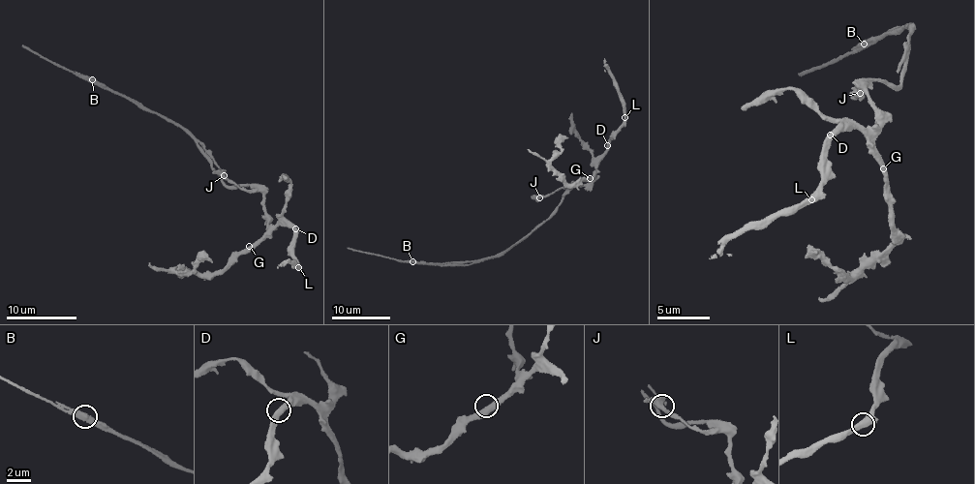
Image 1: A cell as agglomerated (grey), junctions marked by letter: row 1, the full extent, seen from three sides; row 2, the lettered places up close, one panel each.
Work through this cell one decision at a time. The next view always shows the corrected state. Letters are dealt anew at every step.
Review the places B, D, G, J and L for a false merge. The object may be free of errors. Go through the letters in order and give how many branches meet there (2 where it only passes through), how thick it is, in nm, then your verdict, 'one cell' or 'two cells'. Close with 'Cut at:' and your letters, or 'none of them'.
B: branches 2; calibre 440 nm; two cells
D: branches 2; calibre 440 nm; one cell
G: branches 2; calibre 440 nm; one cell
J: branches 2; calibre 480 nm; one cell
L: branches 2; calibre 420 nm; one cell
Cut at: B

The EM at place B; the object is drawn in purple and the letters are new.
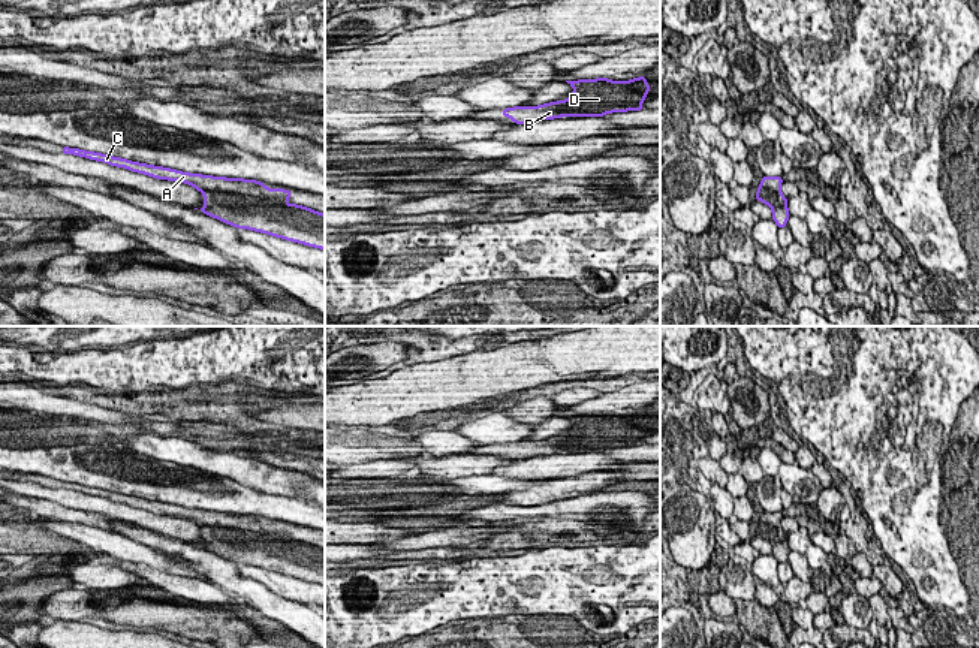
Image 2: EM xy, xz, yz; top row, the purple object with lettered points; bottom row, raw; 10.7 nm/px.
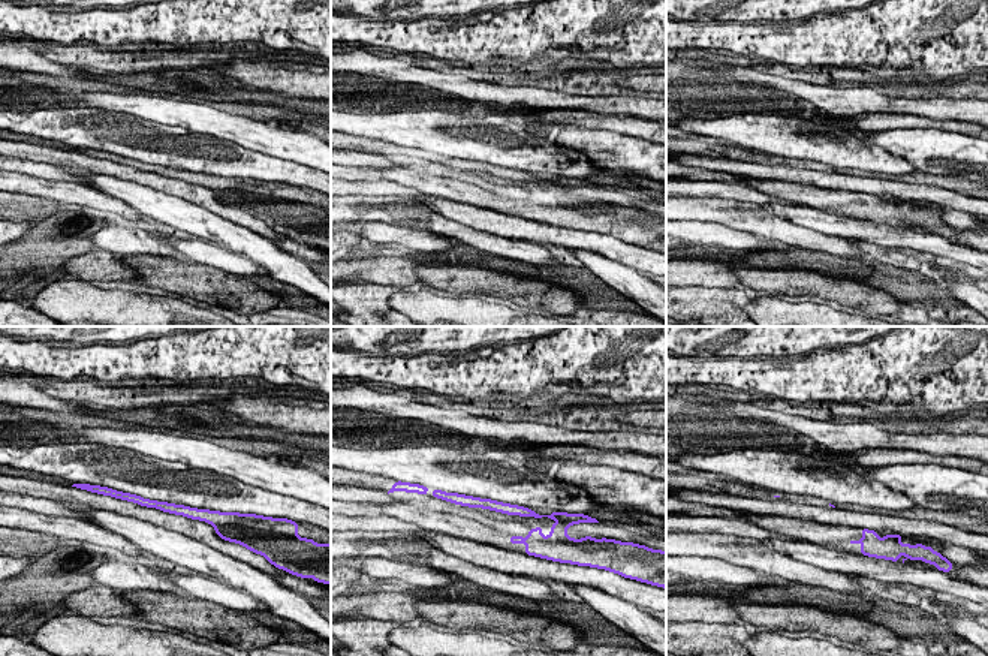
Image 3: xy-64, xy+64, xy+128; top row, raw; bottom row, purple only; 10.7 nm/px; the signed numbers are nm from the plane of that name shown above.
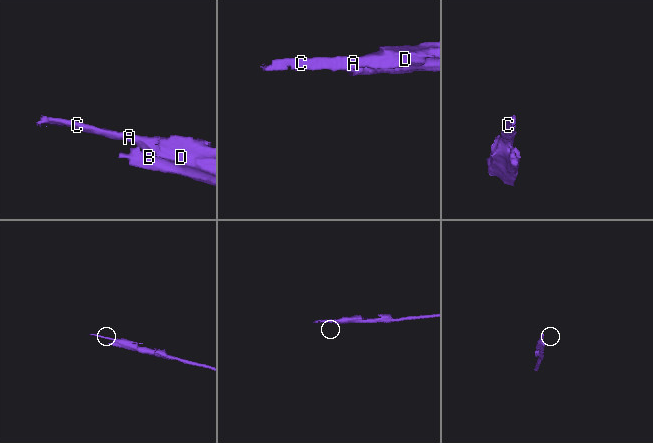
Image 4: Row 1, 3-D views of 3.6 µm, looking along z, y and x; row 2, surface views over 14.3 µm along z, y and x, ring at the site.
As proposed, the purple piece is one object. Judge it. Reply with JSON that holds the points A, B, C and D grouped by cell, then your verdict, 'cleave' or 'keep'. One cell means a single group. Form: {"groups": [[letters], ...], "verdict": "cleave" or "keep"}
{"groups": [["A", "C", "D"], ["B"]], "verdict": "cleave"}

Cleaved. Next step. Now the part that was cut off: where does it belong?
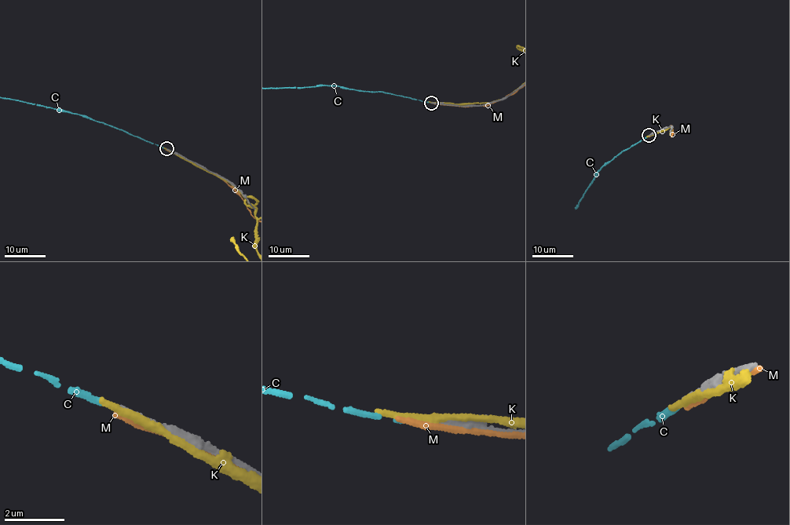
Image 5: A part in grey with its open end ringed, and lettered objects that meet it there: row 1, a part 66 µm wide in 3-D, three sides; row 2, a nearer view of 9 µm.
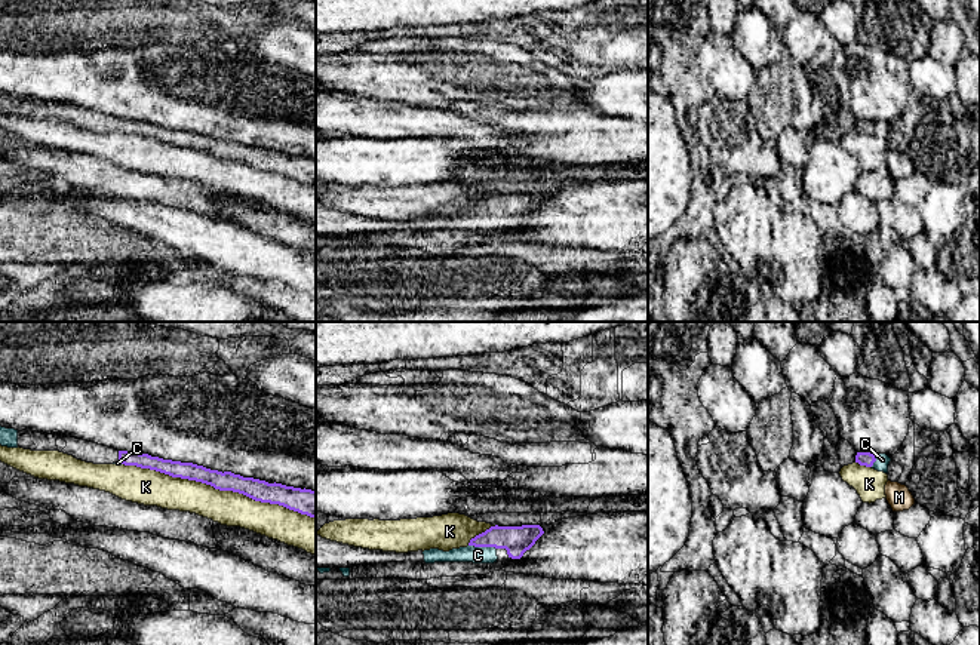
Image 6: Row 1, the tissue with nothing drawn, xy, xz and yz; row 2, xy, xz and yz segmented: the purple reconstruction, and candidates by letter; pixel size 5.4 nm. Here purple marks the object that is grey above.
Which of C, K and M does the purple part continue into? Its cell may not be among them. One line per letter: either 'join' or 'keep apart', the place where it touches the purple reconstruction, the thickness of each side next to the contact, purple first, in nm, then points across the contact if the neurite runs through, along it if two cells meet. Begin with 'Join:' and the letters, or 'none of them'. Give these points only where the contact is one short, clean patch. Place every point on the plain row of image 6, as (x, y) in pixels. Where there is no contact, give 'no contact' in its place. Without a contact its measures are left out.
Join: C
C: join | xz (482, 214) | 160/100 nm | across xz (516, 208), (490, 208), (482, 214), (478, 223)
K: keep apart | xy (218, 156) | 120/190 nm
M: keep apart | no contact

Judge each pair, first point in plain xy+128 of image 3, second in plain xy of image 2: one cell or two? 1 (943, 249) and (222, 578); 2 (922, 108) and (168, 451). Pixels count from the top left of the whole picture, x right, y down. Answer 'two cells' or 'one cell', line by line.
1: two cells
2: two cells

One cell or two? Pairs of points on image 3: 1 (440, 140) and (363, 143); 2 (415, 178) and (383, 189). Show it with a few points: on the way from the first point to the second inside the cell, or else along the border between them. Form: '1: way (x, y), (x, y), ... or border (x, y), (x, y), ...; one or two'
1: border (354, 135), (379, 140); two
2: border (379, 169), (385, 178), (412, 186), (421, 193); two

